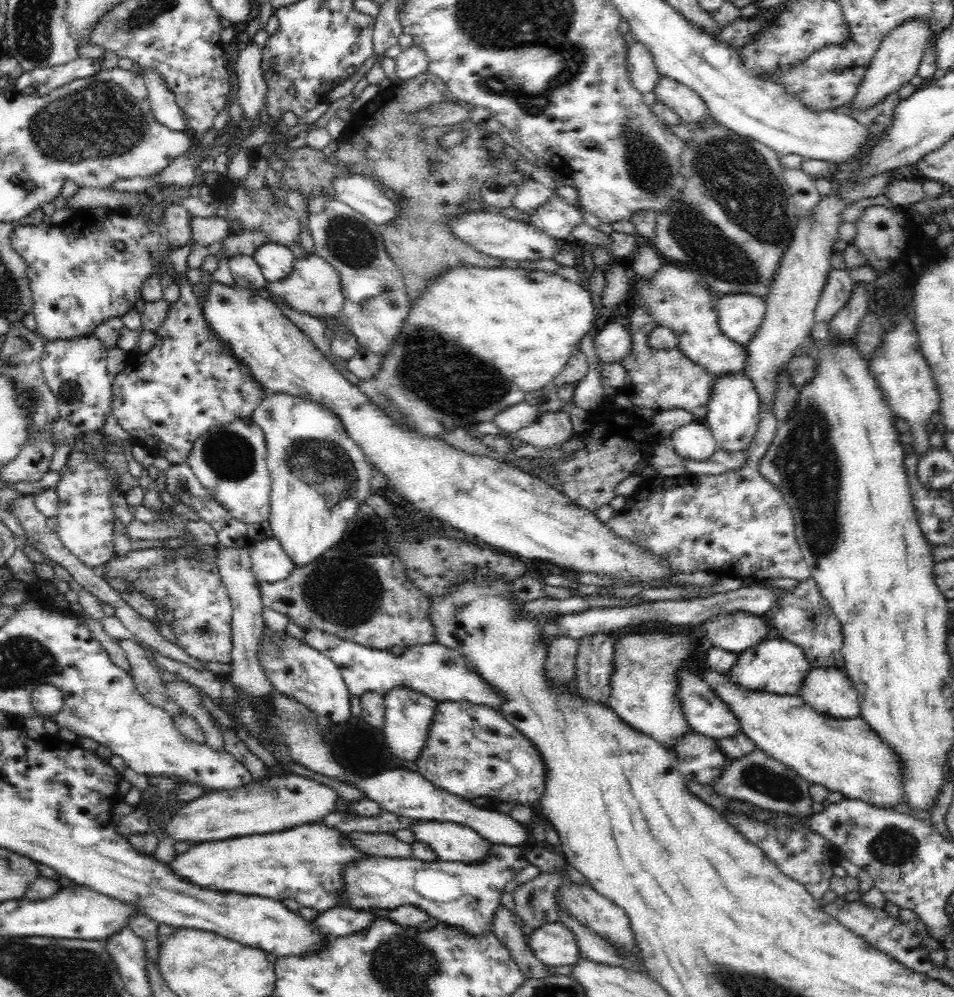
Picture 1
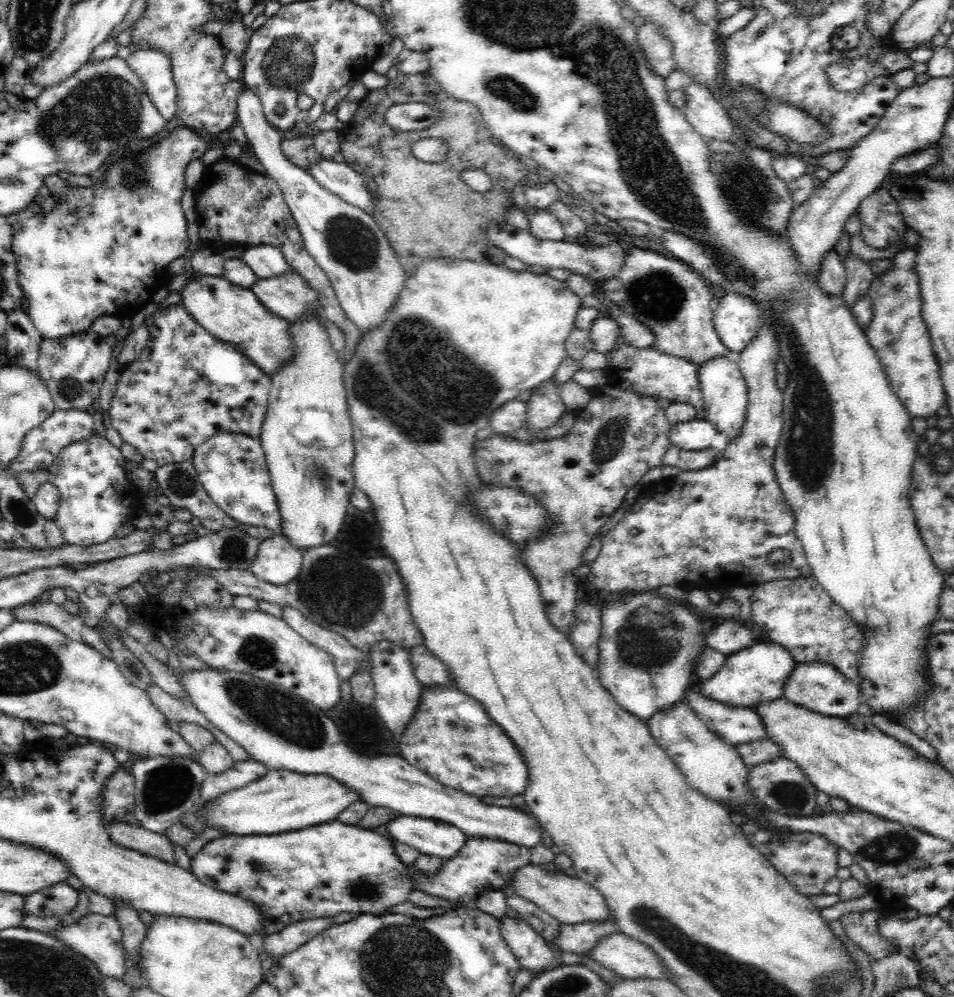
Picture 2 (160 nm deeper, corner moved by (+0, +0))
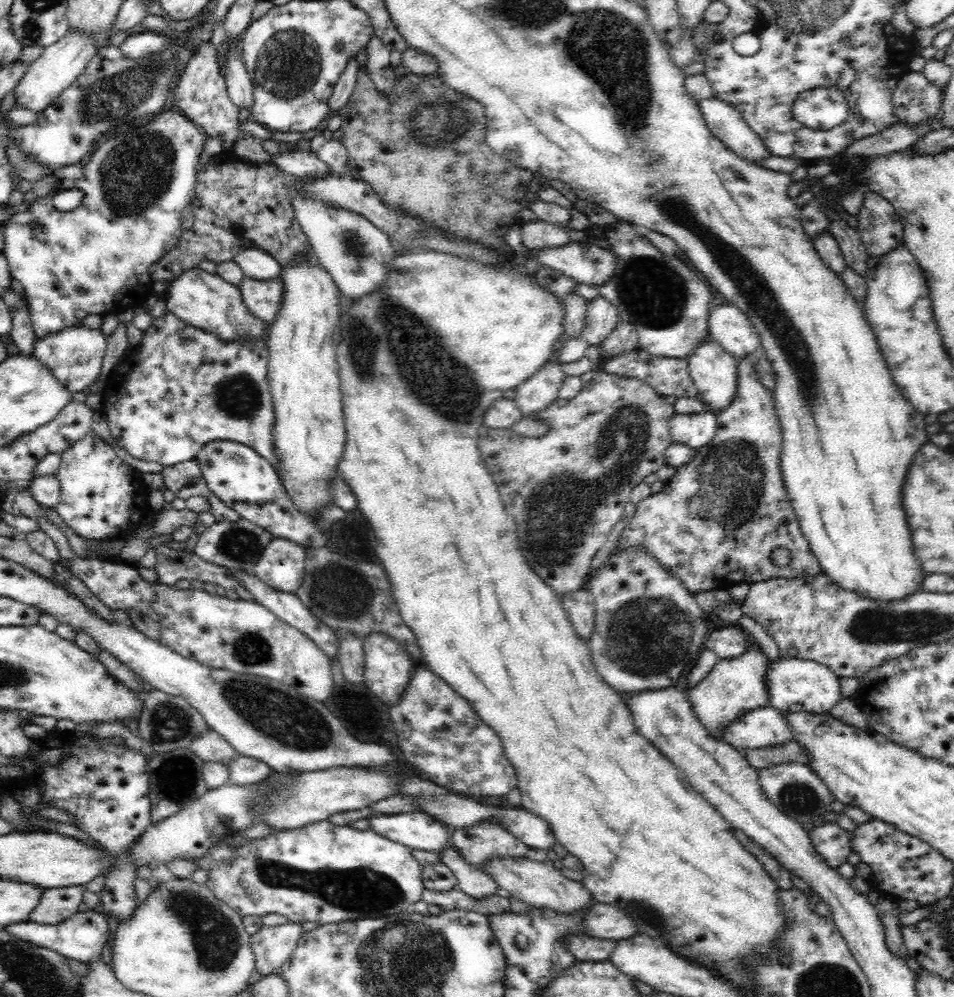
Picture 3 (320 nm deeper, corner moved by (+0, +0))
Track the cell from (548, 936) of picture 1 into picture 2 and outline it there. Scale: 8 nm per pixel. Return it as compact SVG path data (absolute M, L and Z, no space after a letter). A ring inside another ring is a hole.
M609 915L601 922L582 922L560 926L555 945L550 945L556 954L558 950L582 954L591 951L600 939L608 938L612 933L618 932L616 921Z

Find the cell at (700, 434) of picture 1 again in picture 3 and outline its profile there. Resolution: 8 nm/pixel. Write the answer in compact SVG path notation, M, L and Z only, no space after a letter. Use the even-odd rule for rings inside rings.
M707 410L699 414L680 414L672 416L669 431L674 443L681 443L693 449L702 448L714 437L716 414Z

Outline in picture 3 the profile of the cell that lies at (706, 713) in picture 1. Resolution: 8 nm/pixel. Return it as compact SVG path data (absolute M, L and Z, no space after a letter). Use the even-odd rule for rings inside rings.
M772 706L748 711L728 724L723 738L736 750L779 747L792 741L792 732L784 713Z

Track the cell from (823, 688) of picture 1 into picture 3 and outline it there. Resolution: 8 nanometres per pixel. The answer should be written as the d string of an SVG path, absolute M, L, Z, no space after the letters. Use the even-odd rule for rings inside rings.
M776 658L768 664L766 674L768 704L784 714L804 711L820 714L828 712L842 696L838 678L828 667L811 660L798 658Z

